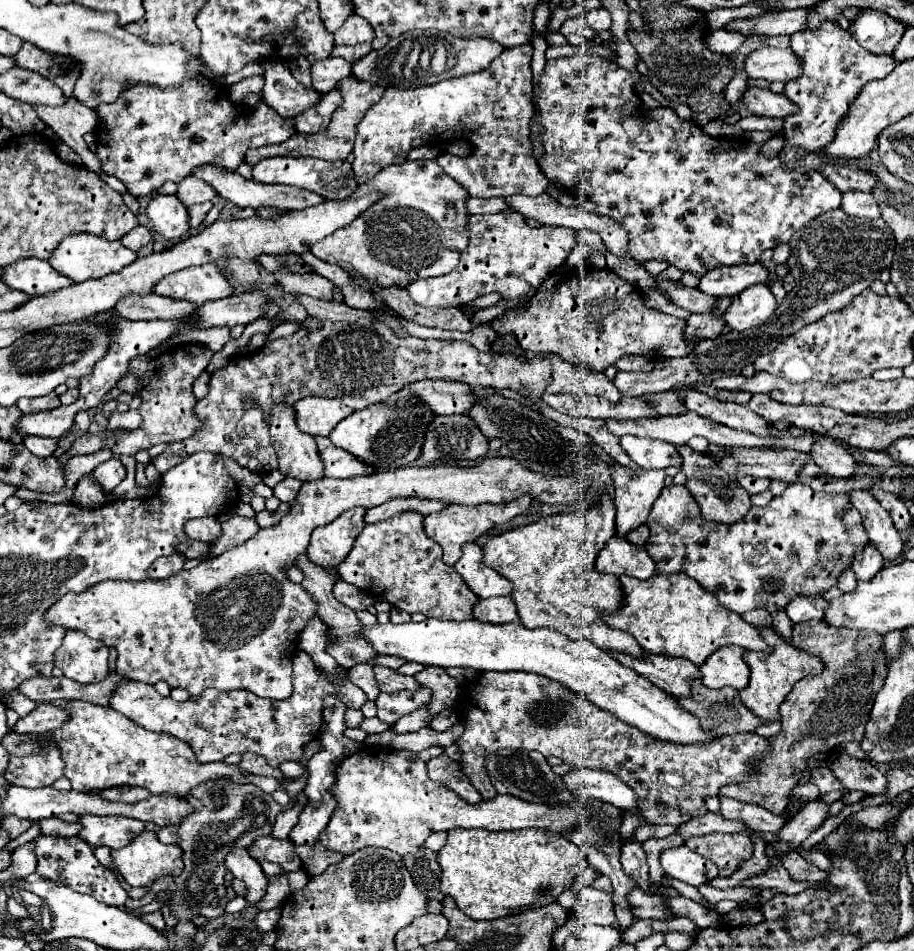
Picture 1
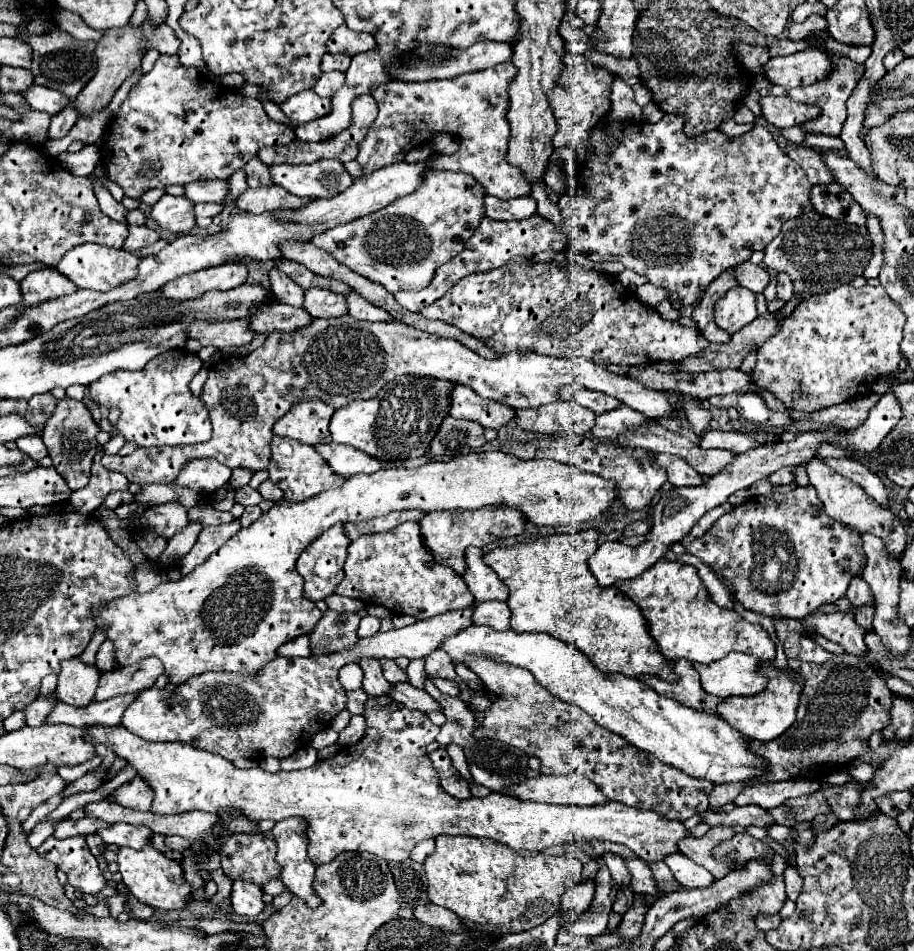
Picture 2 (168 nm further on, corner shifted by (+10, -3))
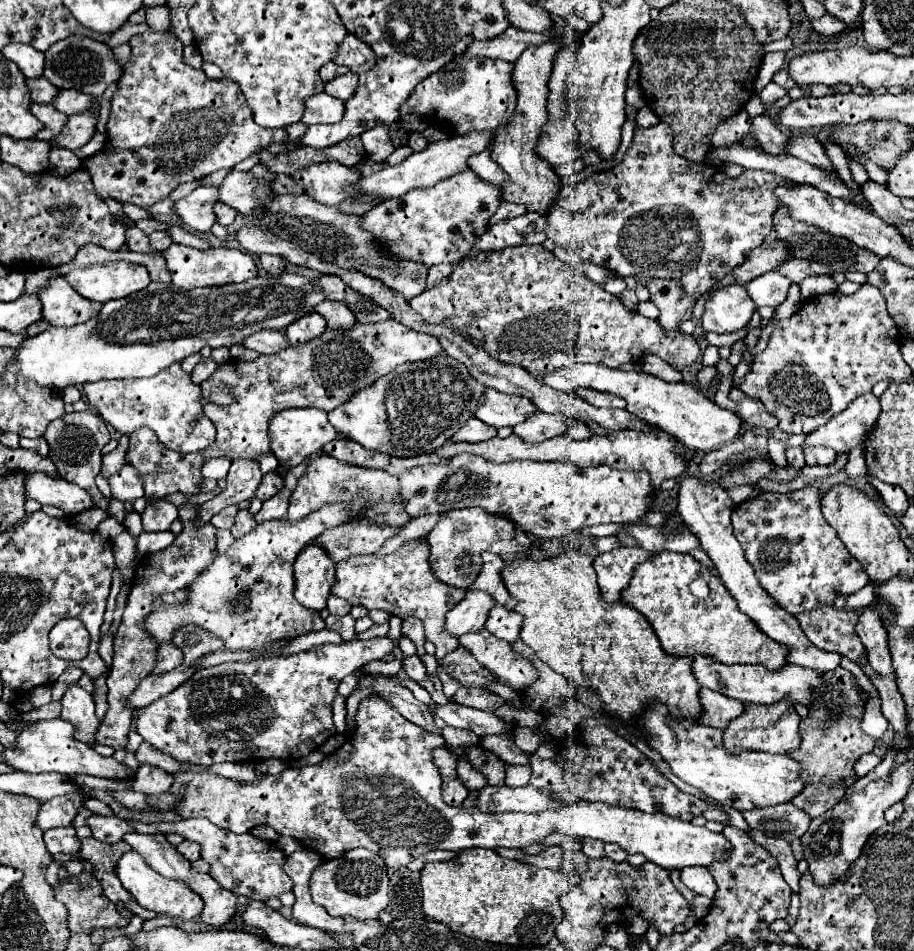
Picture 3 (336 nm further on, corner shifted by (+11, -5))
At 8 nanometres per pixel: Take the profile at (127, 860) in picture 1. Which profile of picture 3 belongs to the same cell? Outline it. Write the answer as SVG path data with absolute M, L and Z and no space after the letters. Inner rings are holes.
M128 851L122 855L122 859L118 861L118 879L120 883L132 893L132 897L144 907L150 909L154 913L162 913L168 917L180 917L180 919L192 919L198 917L202 913L202 899L198 893L194 893L184 881L172 881L168 877L162 877L160 873L156 873L136 851Z

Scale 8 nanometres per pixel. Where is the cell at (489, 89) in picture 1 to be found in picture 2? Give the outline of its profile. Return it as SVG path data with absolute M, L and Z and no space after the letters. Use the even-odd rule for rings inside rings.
M511 61L499 63L485 71L465 73L453 79L425 81L425 83L405 83L391 81L381 85L373 97L379 107L379 115L369 129L367 137L359 145L357 161L365 167L365 175L393 163L401 163L405 153L415 145L415 135L421 131L421 143L429 141L433 133L445 131L455 135L459 141L459 151L447 157L437 157L431 167L439 171L463 171L471 173L487 191L487 195L499 199L515 199L531 195L531 183L525 175L505 161L509 143L509 83L515 77L515 67Z

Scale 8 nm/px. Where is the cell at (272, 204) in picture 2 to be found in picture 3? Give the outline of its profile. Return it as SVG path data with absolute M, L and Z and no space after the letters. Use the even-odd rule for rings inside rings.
M306 193L268 197L260 213L254 215L254 221L276 233L278 237L304 247L308 253L316 253L324 261L332 261L344 269L358 269L370 277L384 281L388 287L400 291L408 301L424 291L428 271L416 273L416 265L404 265L404 273L398 273L396 277L392 273L384 273L384 263L380 261L380 257L376 257L376 253L372 253L372 245L368 245L368 233L360 229L360 217L336 213L336 207L326 207Z

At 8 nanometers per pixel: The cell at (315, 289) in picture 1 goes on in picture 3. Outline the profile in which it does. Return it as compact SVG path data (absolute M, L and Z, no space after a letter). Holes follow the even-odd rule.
M324 299L320 305L314 307L316 313L320 313L326 321L330 329L348 329L356 323L352 311L348 309L348 305L344 305L344 301L328 301Z

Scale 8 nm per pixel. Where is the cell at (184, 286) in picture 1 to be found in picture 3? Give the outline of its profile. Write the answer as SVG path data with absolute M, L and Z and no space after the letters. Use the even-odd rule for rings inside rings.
M172 243L166 251L166 263L168 263L168 271L172 275L172 283L180 289L196 289L196 287L206 287L210 283L240 283L246 279L252 279L258 275L256 263L248 253L242 253L240 249L228 249L228 247L210 247L206 251L194 249L194 247L186 247L186 245L178 245Z

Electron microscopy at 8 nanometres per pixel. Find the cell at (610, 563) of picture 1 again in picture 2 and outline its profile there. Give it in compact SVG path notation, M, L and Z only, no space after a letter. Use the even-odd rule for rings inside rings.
M825 427L823 431L807 431L807 433L799 433L795 441L789 443L775 443L775 445L765 445L765 447L755 447L753 451L745 451L741 455L735 455L733 463L729 463L729 467L725 467L725 471L719 471L717 475L709 477L707 485L699 485L699 487L679 487L679 489L671 489L669 493L663 493L659 503L653 509L653 527L651 531L645 535L645 541L639 547L629 547L629 545L621 545L619 541L607 541L603 545L599 545L599 549L589 557L589 569L591 573L597 577L601 587L611 587L615 585L615 581L627 581L633 579L637 575L641 575L645 569L649 569L651 565L655 565L655 561L659 561L673 543L681 541L691 527L713 507L721 505L727 501L727 497L739 489L749 489L755 481L769 477L771 473L775 473L781 467L791 467L791 465L801 465L801 463L809 463L815 455L817 455L817 445L827 441L827 443L837 443L837 433L841 431L841 427Z

